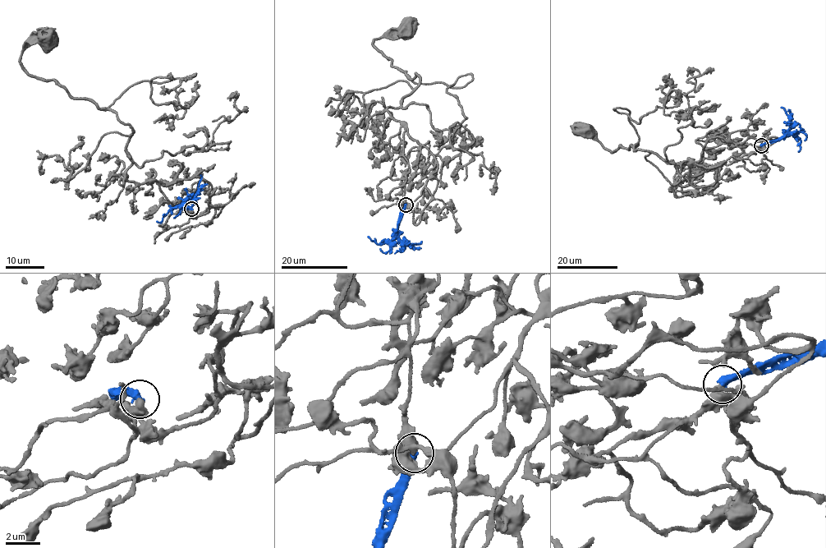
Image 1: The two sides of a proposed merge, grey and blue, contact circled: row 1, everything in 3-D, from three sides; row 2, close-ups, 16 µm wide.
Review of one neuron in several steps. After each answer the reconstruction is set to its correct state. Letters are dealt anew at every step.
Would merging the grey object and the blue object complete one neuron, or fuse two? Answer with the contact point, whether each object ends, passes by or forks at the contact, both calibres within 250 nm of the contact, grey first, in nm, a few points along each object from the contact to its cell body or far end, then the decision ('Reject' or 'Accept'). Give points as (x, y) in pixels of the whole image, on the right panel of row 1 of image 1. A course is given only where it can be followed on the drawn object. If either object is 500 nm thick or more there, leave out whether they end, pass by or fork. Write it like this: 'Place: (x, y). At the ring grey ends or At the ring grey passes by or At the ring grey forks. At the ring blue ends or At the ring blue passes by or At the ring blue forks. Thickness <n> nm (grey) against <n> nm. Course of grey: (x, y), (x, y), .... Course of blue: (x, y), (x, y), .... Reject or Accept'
Place: (761, 145). At the ring grey passes by. At the ring blue ends. Thickness 400 nm (grey) against 440 nm. Course of grey: (761, 145), (745, 158), (692, 163), (681, 176), (636, 143), (608, 151), (586, 129). Course of blue: (761, 145), (793, 134), (800, 140), (798, 151). Reject

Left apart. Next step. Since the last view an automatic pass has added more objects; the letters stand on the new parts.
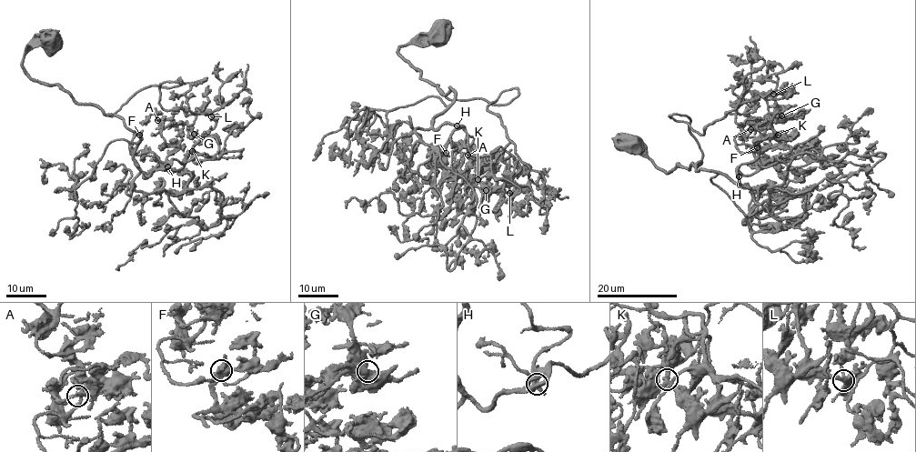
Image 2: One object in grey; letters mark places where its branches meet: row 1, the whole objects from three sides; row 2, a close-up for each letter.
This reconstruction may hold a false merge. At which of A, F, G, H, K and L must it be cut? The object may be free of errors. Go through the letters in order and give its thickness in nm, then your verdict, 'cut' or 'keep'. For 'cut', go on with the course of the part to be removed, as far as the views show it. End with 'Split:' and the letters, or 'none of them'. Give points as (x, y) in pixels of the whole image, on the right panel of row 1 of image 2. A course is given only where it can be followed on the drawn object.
A: calibre 240 nm; keep
F: calibre 440 nm; keep
G: calibre 320 nm; keep
H: calibre 320 nm; keep
K: calibre 280 nm; keep
L: calibre 320 nm; keep
Split: none of them

